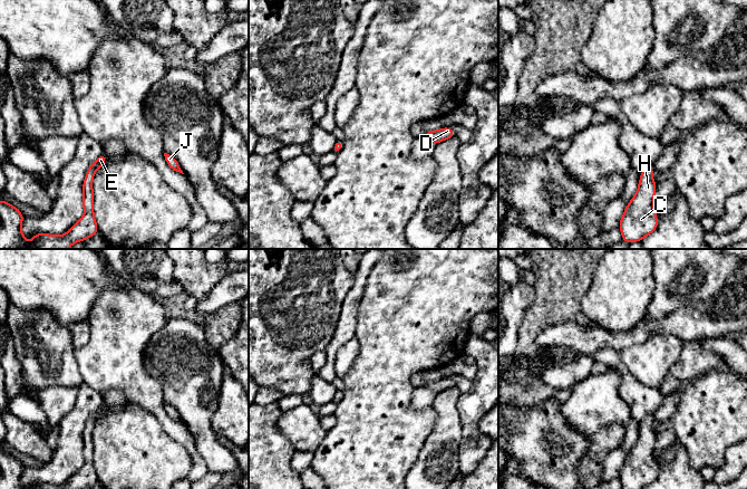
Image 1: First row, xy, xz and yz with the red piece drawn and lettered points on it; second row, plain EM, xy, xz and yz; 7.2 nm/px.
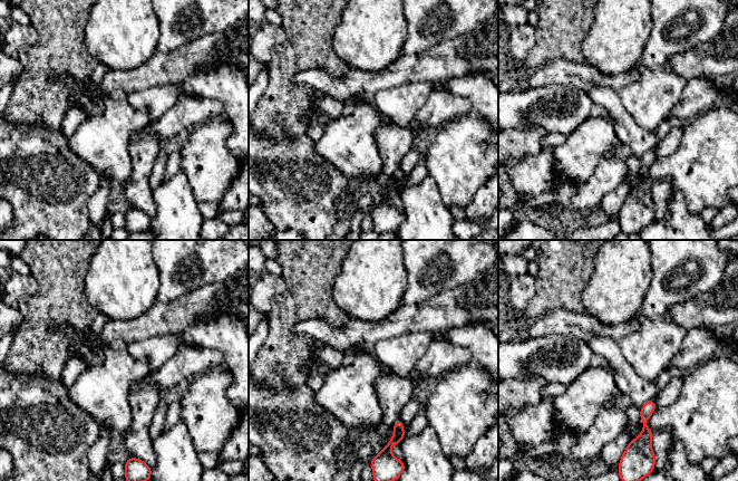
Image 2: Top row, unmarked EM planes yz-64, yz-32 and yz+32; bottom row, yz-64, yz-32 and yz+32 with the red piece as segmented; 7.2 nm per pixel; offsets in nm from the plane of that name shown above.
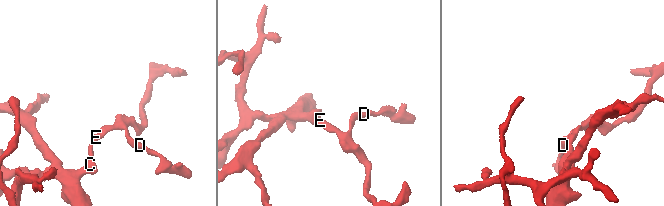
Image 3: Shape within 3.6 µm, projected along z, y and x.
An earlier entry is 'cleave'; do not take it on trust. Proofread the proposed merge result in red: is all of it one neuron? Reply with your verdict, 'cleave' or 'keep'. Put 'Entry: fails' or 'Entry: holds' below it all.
keep
Entry: fails

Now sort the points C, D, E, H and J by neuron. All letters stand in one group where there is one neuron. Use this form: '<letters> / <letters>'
C D E H J

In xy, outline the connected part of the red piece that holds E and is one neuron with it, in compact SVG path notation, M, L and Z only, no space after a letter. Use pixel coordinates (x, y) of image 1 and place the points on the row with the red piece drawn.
M104 153L87 170L83 184L83 205L85 213L83 218L61 236L48 233L36 233L31 242L25 243L21 223L25 217L21 212L4 200L0 201L0 249L68 249L77 241L98 233L94 217L94 192L93 179L96 171L103 167L108 156Z

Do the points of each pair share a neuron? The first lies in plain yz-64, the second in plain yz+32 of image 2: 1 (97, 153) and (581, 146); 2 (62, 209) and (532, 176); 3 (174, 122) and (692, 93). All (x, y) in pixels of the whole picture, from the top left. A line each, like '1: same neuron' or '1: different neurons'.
1: same neuron
2: same neuron
3: same neuron

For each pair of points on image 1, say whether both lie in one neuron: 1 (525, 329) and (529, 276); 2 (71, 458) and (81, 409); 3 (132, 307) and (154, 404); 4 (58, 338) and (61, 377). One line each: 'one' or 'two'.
1: two
2: one
3: one
4: one

